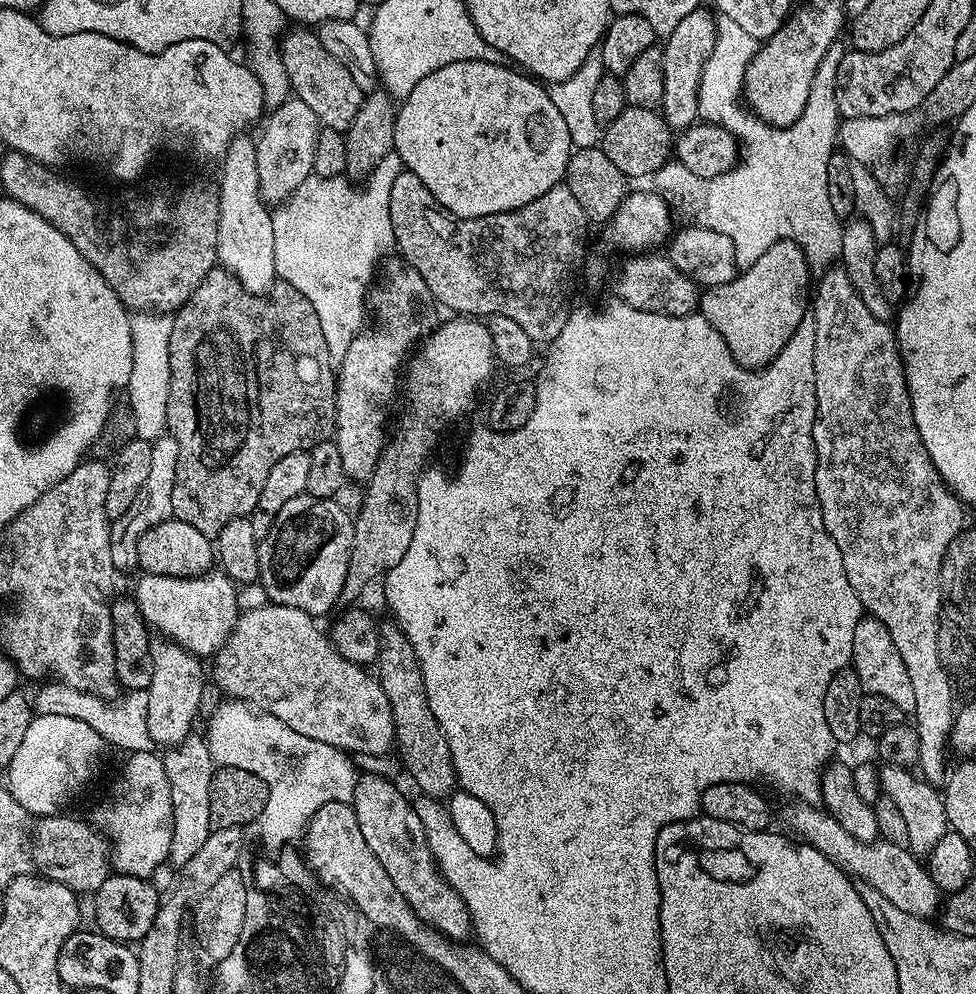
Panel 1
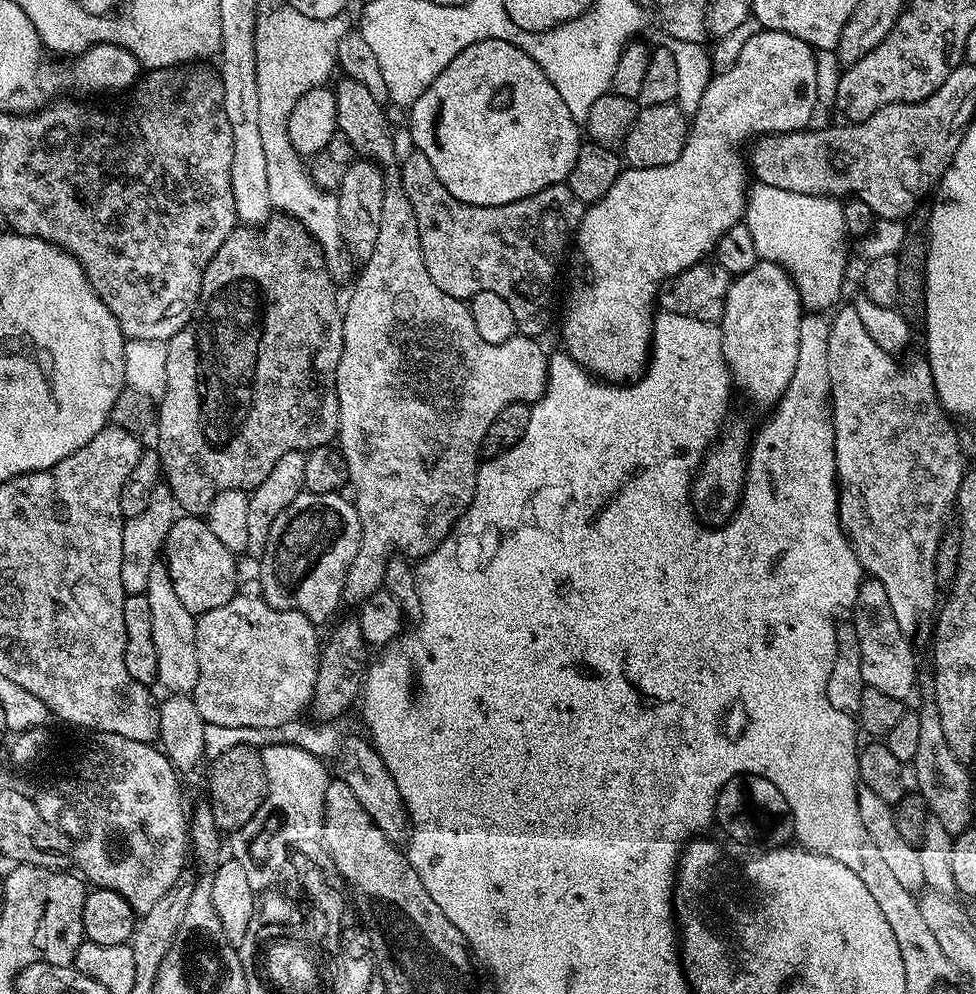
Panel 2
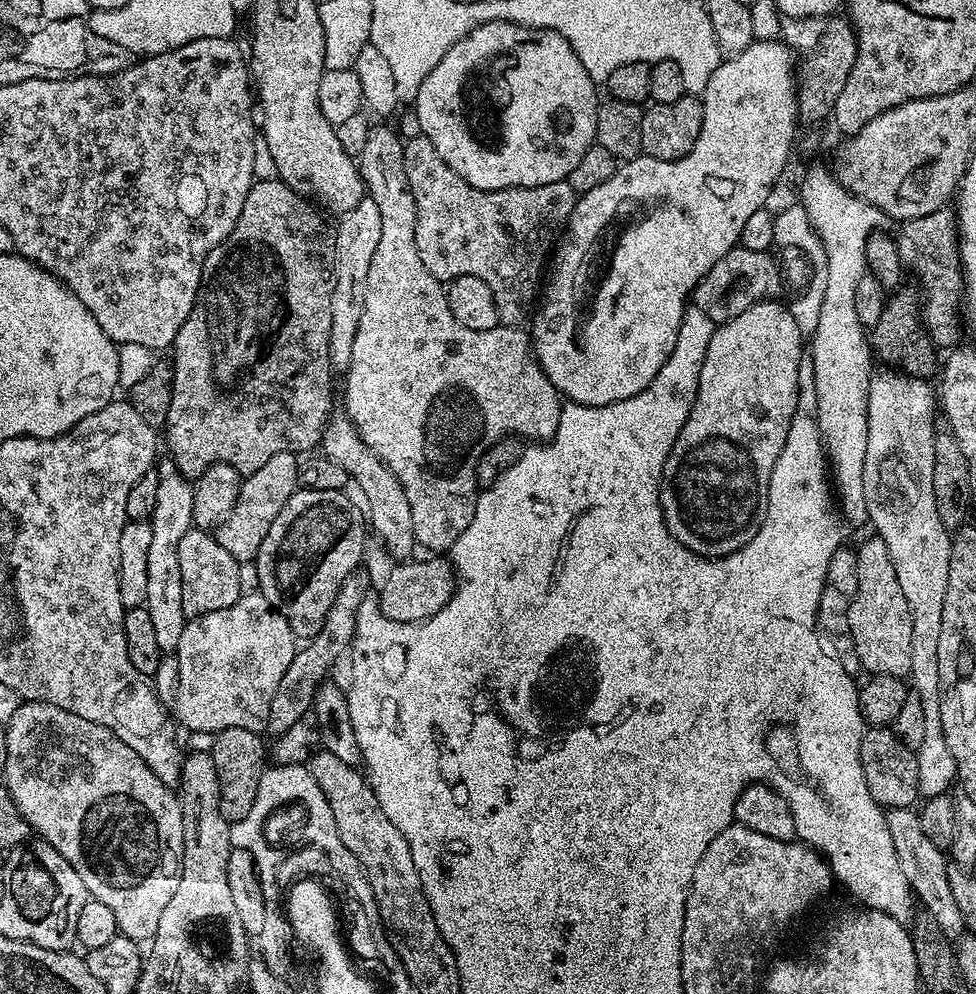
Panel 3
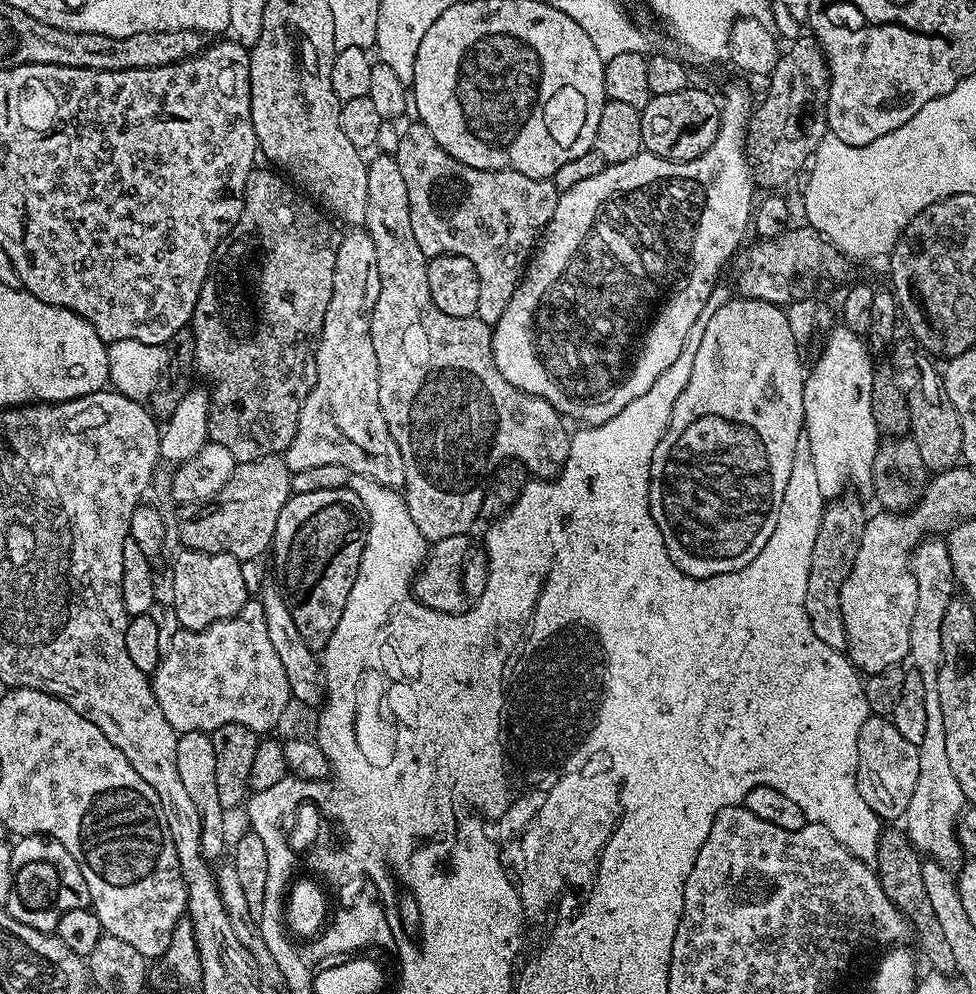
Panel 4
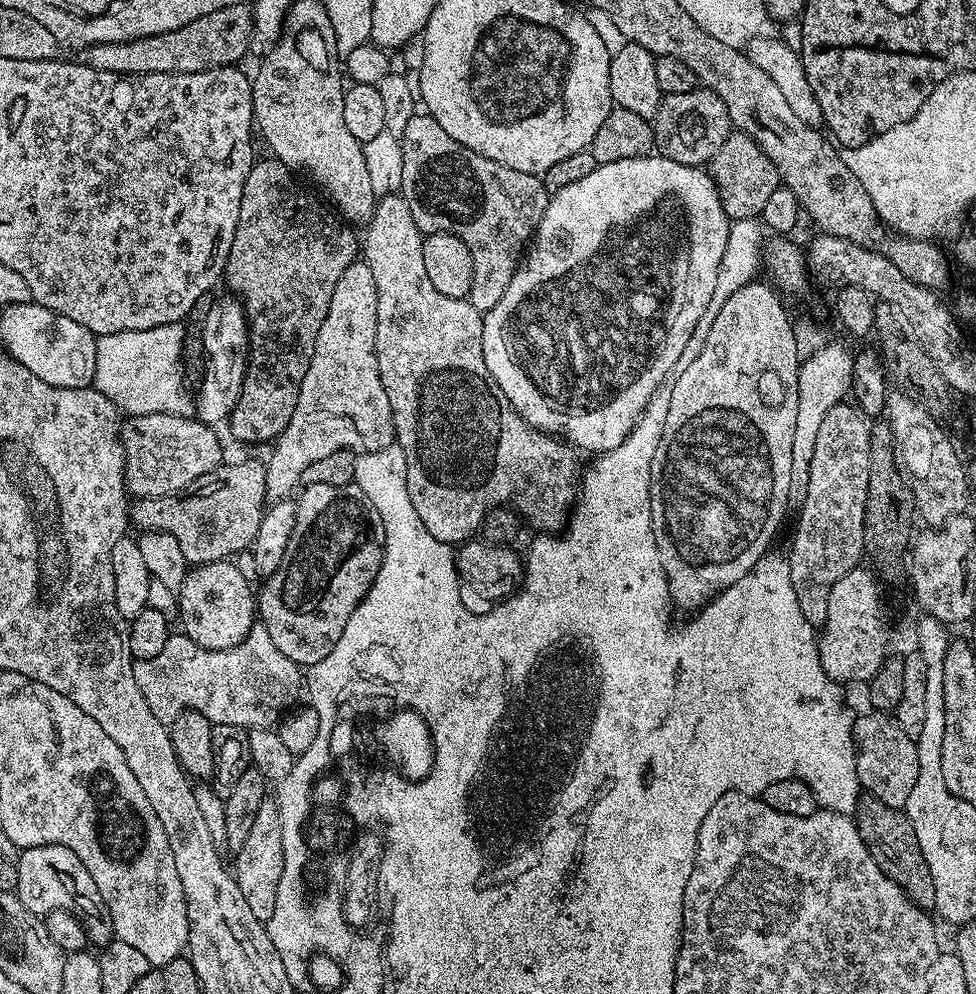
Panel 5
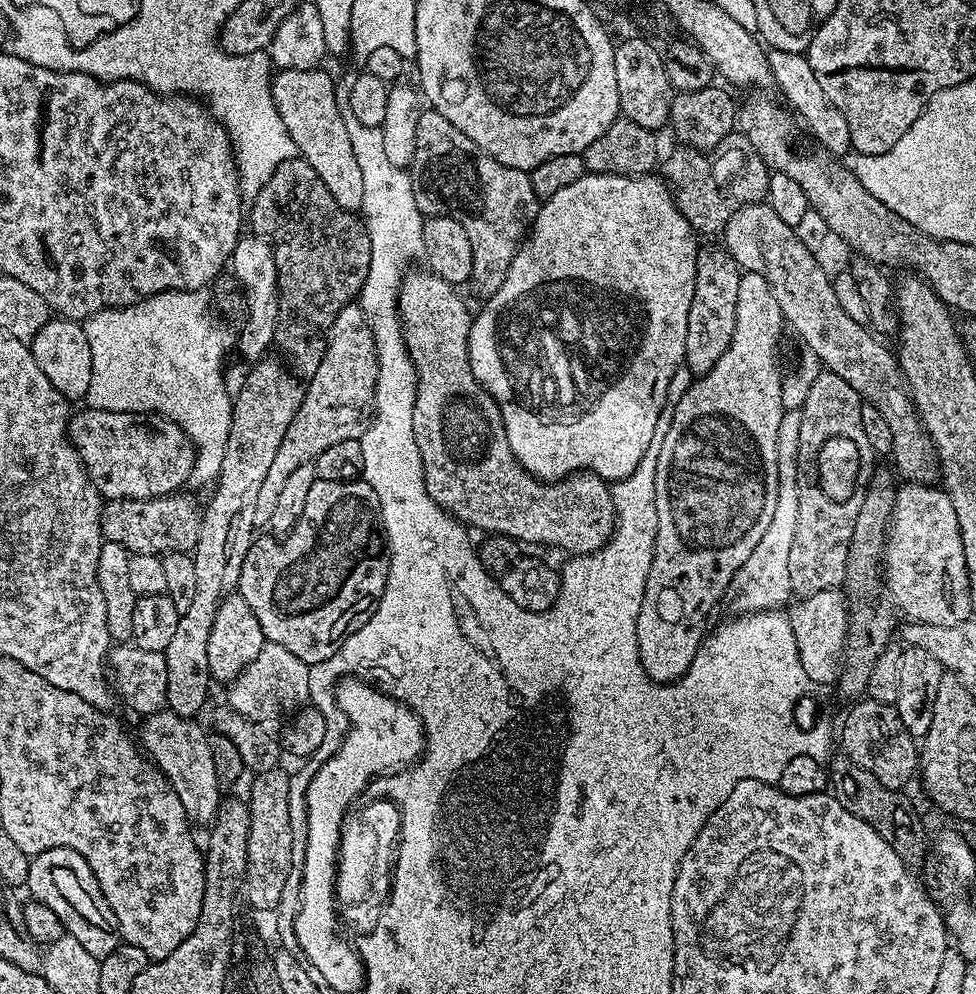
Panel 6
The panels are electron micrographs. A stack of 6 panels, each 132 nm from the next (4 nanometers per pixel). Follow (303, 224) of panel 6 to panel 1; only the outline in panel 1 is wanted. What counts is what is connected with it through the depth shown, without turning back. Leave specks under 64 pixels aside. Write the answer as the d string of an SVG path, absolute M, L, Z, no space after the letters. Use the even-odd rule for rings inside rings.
M223 266L211 268L194 290L191 300L177 308L172 316L170 330L170 398L166 406L168 426L167 435L178 442L178 470L174 482L174 502L172 515L175 519L194 526L201 534L215 538L222 526L239 516L248 516L258 502L258 494L262 494L262 485L270 475L270 469L278 463L278 458L286 458L286 454L306 452L323 440L332 440L336 431L336 382L334 360L326 346L326 338L322 338L322 322L318 322L318 314L314 314L314 306L306 302L306 298L298 290L288 284L277 283L267 294L247 292L236 277Z

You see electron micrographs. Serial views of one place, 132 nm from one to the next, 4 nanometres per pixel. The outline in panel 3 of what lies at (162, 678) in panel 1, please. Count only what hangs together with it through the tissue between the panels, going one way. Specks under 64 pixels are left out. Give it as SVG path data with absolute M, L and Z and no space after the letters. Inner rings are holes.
M171 458L161 459L155 471L158 474L158 494L150 517L146 607L154 625L154 634L158 637L161 653L172 654L178 646L178 638L182 638L182 630L186 623L182 610L182 566L178 566L178 542L182 542L182 538L194 526L192 523L194 484L180 473L178 466Z

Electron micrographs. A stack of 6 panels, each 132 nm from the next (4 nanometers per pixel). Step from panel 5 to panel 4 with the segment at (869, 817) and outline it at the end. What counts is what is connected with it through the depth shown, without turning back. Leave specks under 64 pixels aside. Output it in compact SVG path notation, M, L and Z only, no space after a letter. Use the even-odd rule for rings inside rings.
M889 827L889 830L881 831L878 842L878 854L874 861L875 871L880 878L882 890L886 890L886 898L894 902L894 906L904 915L908 923L911 935L916 936L916 944L924 955L929 969L949 974L956 972L954 954L950 950L946 934L938 922L938 914L934 914L934 906L930 902L930 894L926 894L926 882L922 882L922 856L909 840L907 831Z

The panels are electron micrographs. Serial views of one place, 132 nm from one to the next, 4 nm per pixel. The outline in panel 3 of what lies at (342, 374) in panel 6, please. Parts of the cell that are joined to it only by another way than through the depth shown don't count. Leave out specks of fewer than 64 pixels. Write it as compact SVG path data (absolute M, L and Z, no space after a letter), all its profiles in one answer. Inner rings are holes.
M370 198L362 199L354 210L343 213L339 217L340 225L335 225L336 237L336 281L334 294L330 294L330 358L333 369L347 369L350 363L350 350L354 350L354 334L358 334L358 322L362 318L362 310L366 302L366 278L370 275L370 258L374 258L374 250L378 250L378 238L382 238L382 213ZM347 415L338 416L329 419L327 426L324 427L323 455L329 460L338 462L338 466L342 466L342 470L346 470L349 477L358 482L358 486L362 486L362 491L368 499L368 508L373 512L373 516L370 516L371 529L373 526L377 536L384 543L385 550L393 556L391 559L403 562L418 548L414 534L414 514L410 514L410 502L406 502L406 490L402 490L402 482L398 482L398 478L380 456L374 454L374 450L370 450L366 442L362 442L358 430Z

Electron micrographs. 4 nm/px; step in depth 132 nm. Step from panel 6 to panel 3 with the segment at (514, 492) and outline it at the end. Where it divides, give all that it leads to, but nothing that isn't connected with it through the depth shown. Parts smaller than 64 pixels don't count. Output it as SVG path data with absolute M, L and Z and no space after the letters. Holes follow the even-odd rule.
M372 126L369 137L366 138L366 146L358 157L360 176L366 185L367 195L378 206L382 213L382 238L378 238L378 250L374 250L374 258L370 258L370 275L366 278L366 302L362 310L362 318L358 322L358 334L354 334L354 350L350 350L350 363L348 363L344 375L344 408L352 425L358 430L362 442L374 454L378 454L381 460L387 464L389 470L402 482L402 490L406 490L406 502L410 502L410 514L414 514L414 534L416 543L421 549L429 548L429 553L444 554L458 542L462 530L470 526L470 522L476 513L476 476L478 477L478 465L482 454L494 442L498 442L504 436L518 436L527 438L532 442L547 442L555 436L560 421L560 409L562 397L556 387L546 378L546 374L540 368L540 363L532 351L532 341L529 333L520 326L497 326L490 330L470 330L470 326L462 326L450 314L448 294L445 285L422 266L422 258L418 258L418 246L414 242L414 226L416 225L416 203L414 194L410 190L410 182L406 182L406 166L404 165L404 140L396 137L388 128Z

